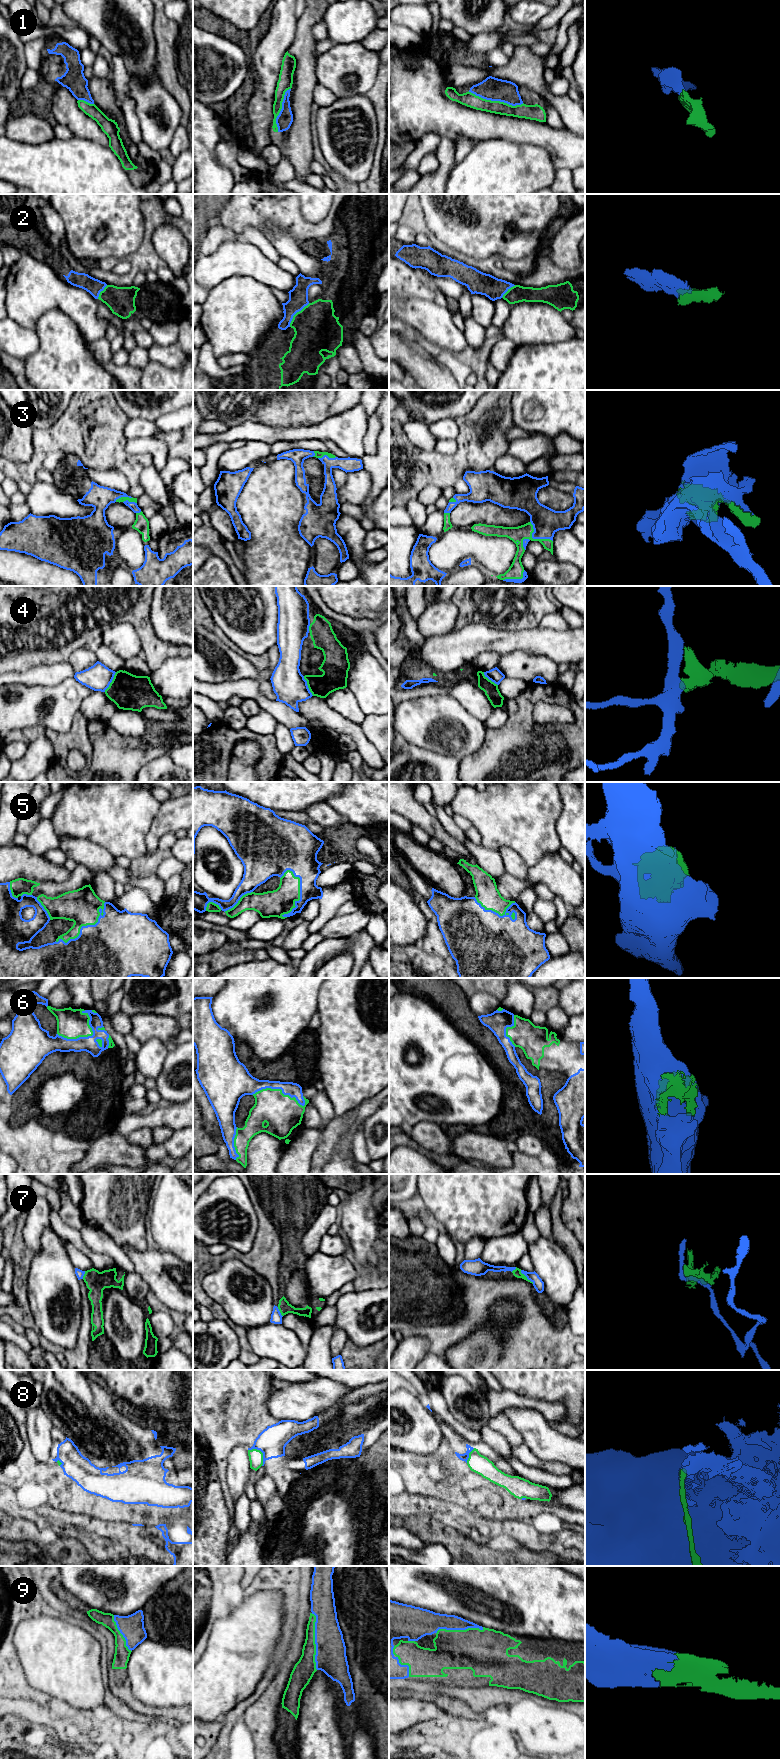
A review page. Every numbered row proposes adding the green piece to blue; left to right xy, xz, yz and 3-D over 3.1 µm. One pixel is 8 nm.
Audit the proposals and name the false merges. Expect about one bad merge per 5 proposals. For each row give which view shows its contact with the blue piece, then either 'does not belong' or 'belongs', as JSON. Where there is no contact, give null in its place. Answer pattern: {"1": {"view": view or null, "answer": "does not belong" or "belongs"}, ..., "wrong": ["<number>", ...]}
{"1": {"view": "yz", "answer": "does not belong"}, "2": {"view": "xz", "answer": "belongs"}, "3": {"view": "yz", "answer": "belongs"}, "4": {"view": "xy", "answer": "does not belong"}, "5": {"view": "xy", "answer": "belongs"}, "6": {"view": "xy", "answer": "belongs"}, "7": {"view": "yz", "answer": "does not belong"}, "8": {"view": "xz", "answer": "does not belong"}, "9": {"view": "xz", "answer": "belongs"}, "wrong": ["1", "4", "7", "8"]}

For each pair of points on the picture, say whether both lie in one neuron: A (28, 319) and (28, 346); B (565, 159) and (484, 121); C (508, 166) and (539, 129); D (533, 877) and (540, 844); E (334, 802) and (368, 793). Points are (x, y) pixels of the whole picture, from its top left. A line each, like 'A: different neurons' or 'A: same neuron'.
A: different neurons
B: same neuron
C: different neurons
D: different neurons
E: same neuron

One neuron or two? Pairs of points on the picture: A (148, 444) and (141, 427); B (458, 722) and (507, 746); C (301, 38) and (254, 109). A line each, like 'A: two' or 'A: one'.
A: two
B: two
C: two

